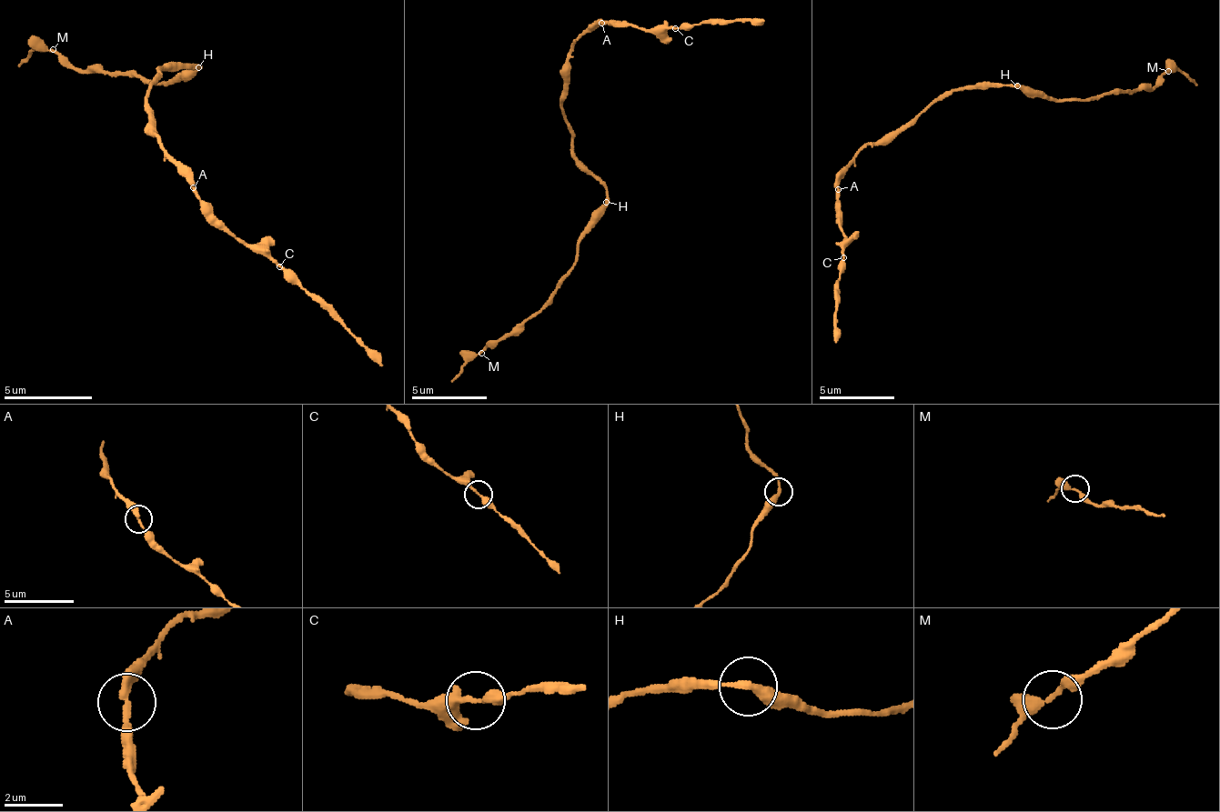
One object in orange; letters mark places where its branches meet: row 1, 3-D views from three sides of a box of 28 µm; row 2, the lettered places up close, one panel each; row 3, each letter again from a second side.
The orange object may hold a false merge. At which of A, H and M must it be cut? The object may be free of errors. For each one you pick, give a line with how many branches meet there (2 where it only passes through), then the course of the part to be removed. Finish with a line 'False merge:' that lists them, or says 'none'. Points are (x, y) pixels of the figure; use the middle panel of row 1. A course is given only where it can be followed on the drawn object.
False merge: none

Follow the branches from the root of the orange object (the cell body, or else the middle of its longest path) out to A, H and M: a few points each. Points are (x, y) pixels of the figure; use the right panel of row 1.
A: (930, 101), (907, 124), (869, 143), (839, 181), (839, 188)
H: (930, 101), (937, 101), (956, 90), (1017, 85)
M: (930, 101), (956, 90), (990, 85), (1024, 85), (1043, 90), (1051, 97), (1085, 101), (1149, 90), (1168, 71)

